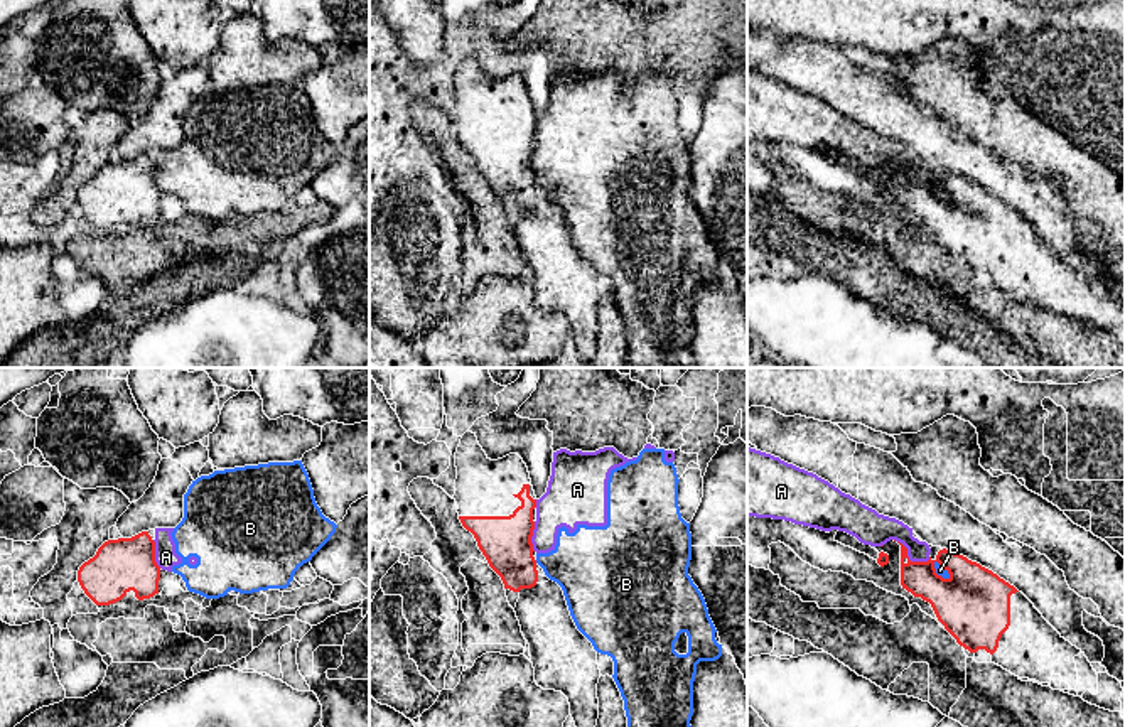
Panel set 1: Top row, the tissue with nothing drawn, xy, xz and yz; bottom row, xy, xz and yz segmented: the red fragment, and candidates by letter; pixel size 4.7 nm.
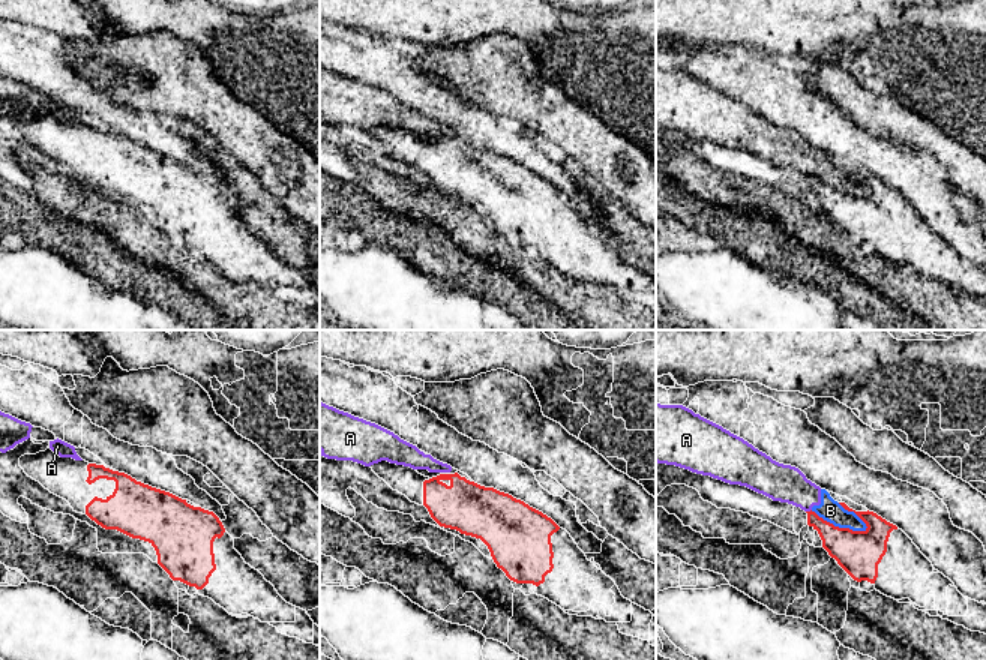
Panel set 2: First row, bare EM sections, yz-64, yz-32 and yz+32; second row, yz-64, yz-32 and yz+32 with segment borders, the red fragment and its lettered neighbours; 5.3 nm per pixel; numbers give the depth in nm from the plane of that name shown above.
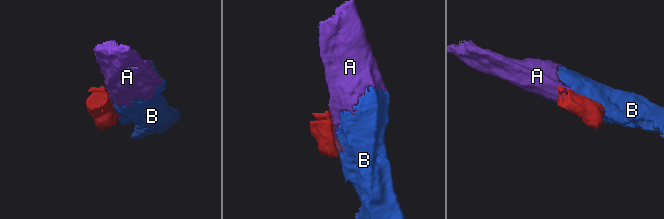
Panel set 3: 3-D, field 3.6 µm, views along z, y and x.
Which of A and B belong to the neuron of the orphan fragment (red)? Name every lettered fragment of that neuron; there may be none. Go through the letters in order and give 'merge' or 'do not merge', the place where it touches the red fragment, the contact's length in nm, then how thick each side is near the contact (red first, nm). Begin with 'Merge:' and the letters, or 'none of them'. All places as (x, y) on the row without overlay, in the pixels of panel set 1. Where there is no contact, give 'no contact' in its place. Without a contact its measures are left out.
Merge: none of them
A: do not merge | yz (908, 181) | 200 nm | 160/160 nm
B: do not merge | yz (945, 191) | 120 nm | 360/50 nm

